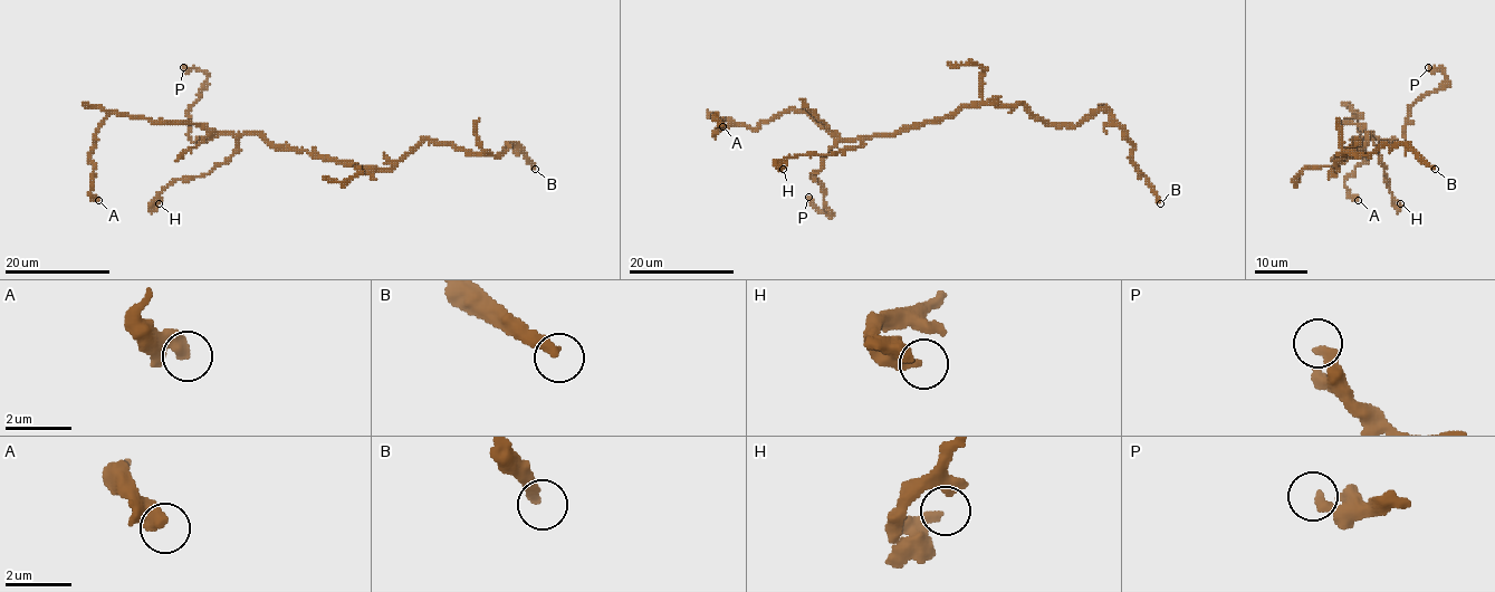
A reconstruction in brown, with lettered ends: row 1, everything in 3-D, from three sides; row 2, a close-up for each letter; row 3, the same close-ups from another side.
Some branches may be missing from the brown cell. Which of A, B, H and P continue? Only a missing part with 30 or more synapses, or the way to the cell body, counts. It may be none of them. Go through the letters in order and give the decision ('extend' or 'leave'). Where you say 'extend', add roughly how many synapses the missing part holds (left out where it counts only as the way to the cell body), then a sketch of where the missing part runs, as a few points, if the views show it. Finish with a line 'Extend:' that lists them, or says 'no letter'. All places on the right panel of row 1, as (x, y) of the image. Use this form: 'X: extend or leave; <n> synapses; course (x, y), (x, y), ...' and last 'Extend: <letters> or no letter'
A: leave
B: extend; 350 synapses
H: leave
P: leave
Extend: B

